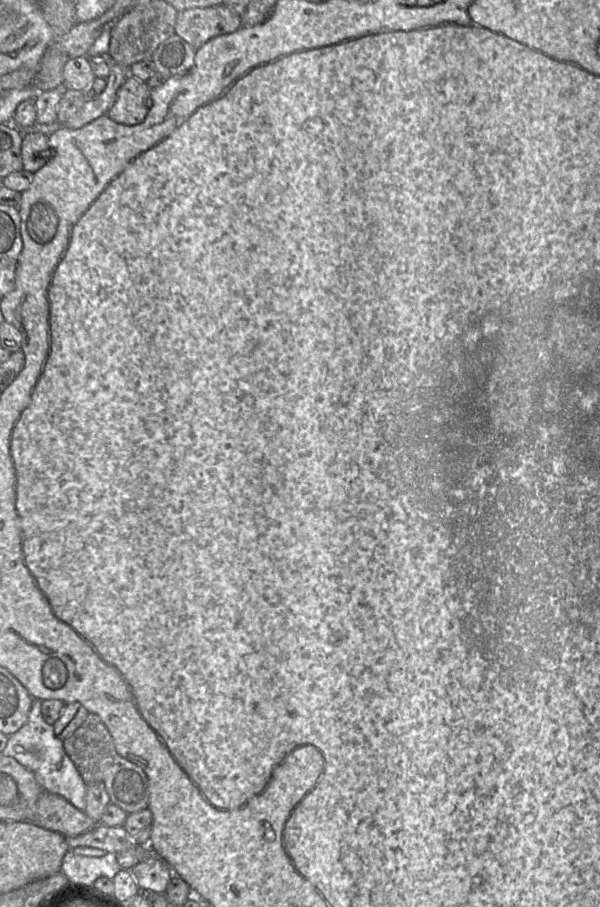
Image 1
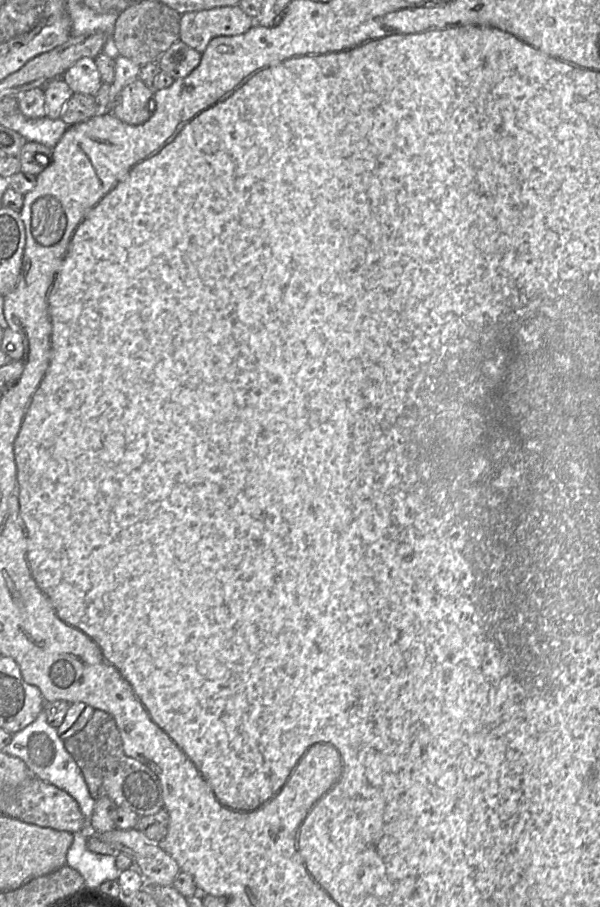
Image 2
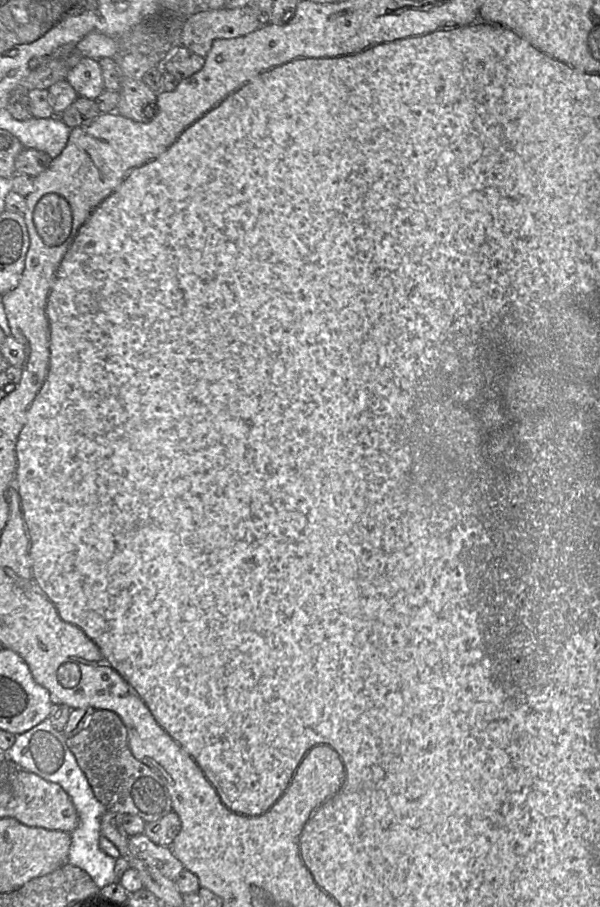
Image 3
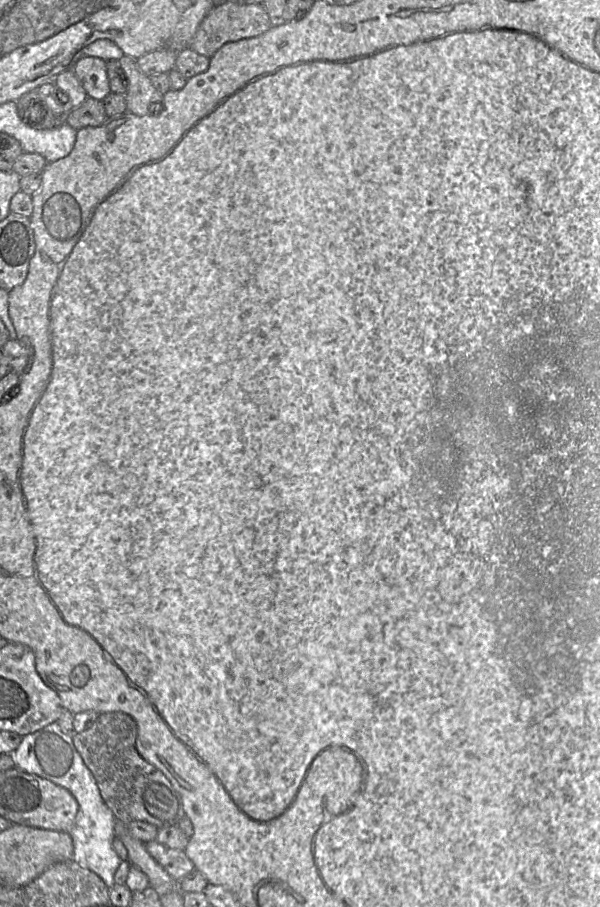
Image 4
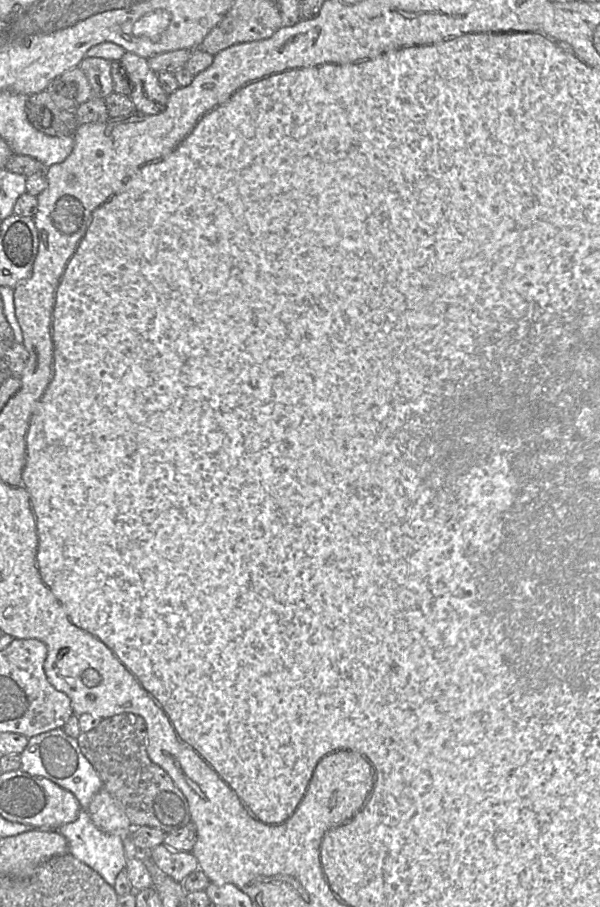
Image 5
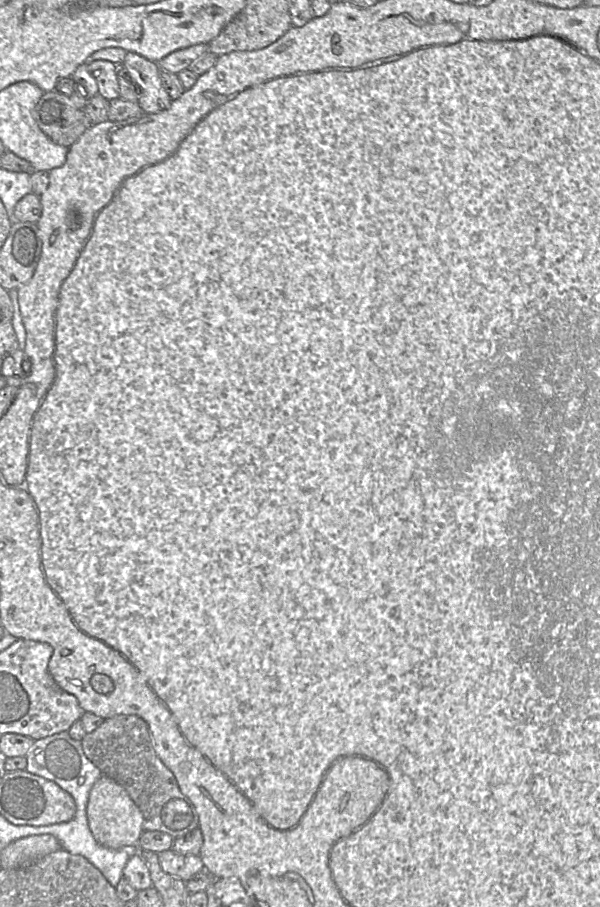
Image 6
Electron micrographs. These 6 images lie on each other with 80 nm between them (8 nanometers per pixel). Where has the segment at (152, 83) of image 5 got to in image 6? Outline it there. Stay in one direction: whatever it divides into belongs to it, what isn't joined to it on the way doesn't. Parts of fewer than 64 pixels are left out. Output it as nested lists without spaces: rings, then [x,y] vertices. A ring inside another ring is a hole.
[[[127,52],[122,65],[139,87],[138,104],[144,113],[159,113],[169,108],[172,99],[163,86],[158,63]]]

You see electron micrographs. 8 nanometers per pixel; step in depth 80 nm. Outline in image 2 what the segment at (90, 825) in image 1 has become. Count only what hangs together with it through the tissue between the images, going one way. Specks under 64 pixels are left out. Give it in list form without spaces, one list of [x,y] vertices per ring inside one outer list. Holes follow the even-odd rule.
[[[31,776],[3,802],[3,815],[41,827],[76,833],[84,827],[84,817],[76,800],[57,786]]]

